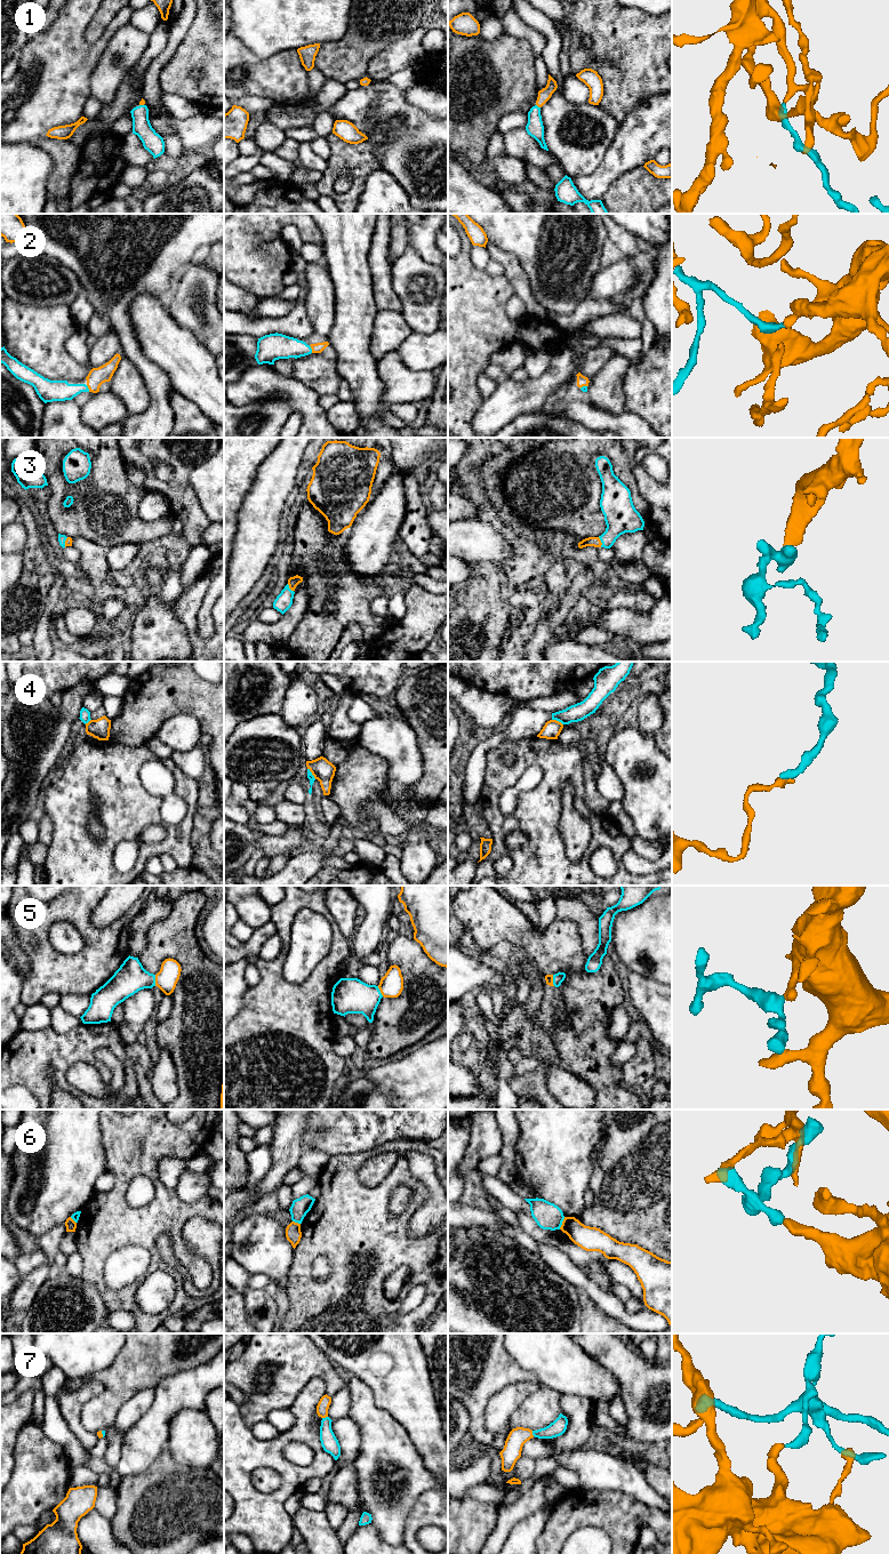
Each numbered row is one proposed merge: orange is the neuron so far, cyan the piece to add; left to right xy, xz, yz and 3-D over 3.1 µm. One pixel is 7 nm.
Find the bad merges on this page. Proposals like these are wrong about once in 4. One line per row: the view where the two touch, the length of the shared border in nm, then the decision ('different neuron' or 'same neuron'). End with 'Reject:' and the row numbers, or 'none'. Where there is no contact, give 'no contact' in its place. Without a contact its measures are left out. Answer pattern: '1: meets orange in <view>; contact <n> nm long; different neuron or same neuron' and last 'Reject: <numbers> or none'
1: meets orange in yz; contact 40 nm long; same neuron
2: meets orange in xz; contact 60 nm long; same neuron
3: meets orange in yz; contact 80 nm long; same neuron
4: meets orange in xz; contact 100 nm long; different neuron
5: meets orange in xy; contact 80 nm long; same neuron
6: meets orange in yz; contact 100 nm long; different neuron
7: meets orange in xz; contact 40 nm long; same neuron
Reject: 4, 6

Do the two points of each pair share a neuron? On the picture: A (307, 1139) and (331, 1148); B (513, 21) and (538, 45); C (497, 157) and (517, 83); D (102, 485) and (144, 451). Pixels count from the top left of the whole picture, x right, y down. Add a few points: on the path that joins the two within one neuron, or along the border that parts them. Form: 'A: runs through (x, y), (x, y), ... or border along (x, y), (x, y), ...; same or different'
A: runs through (313, 1139), (322, 1139), (326, 1143); same
B: runs through (519, 26), (533, 39); same
C: border along (496, 130), (487, 146), (486, 155); different
D: border along (119, 449), (125, 463); different

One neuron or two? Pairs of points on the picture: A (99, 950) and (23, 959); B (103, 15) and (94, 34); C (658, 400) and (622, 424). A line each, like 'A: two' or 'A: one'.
A: two
B: one
C: two

